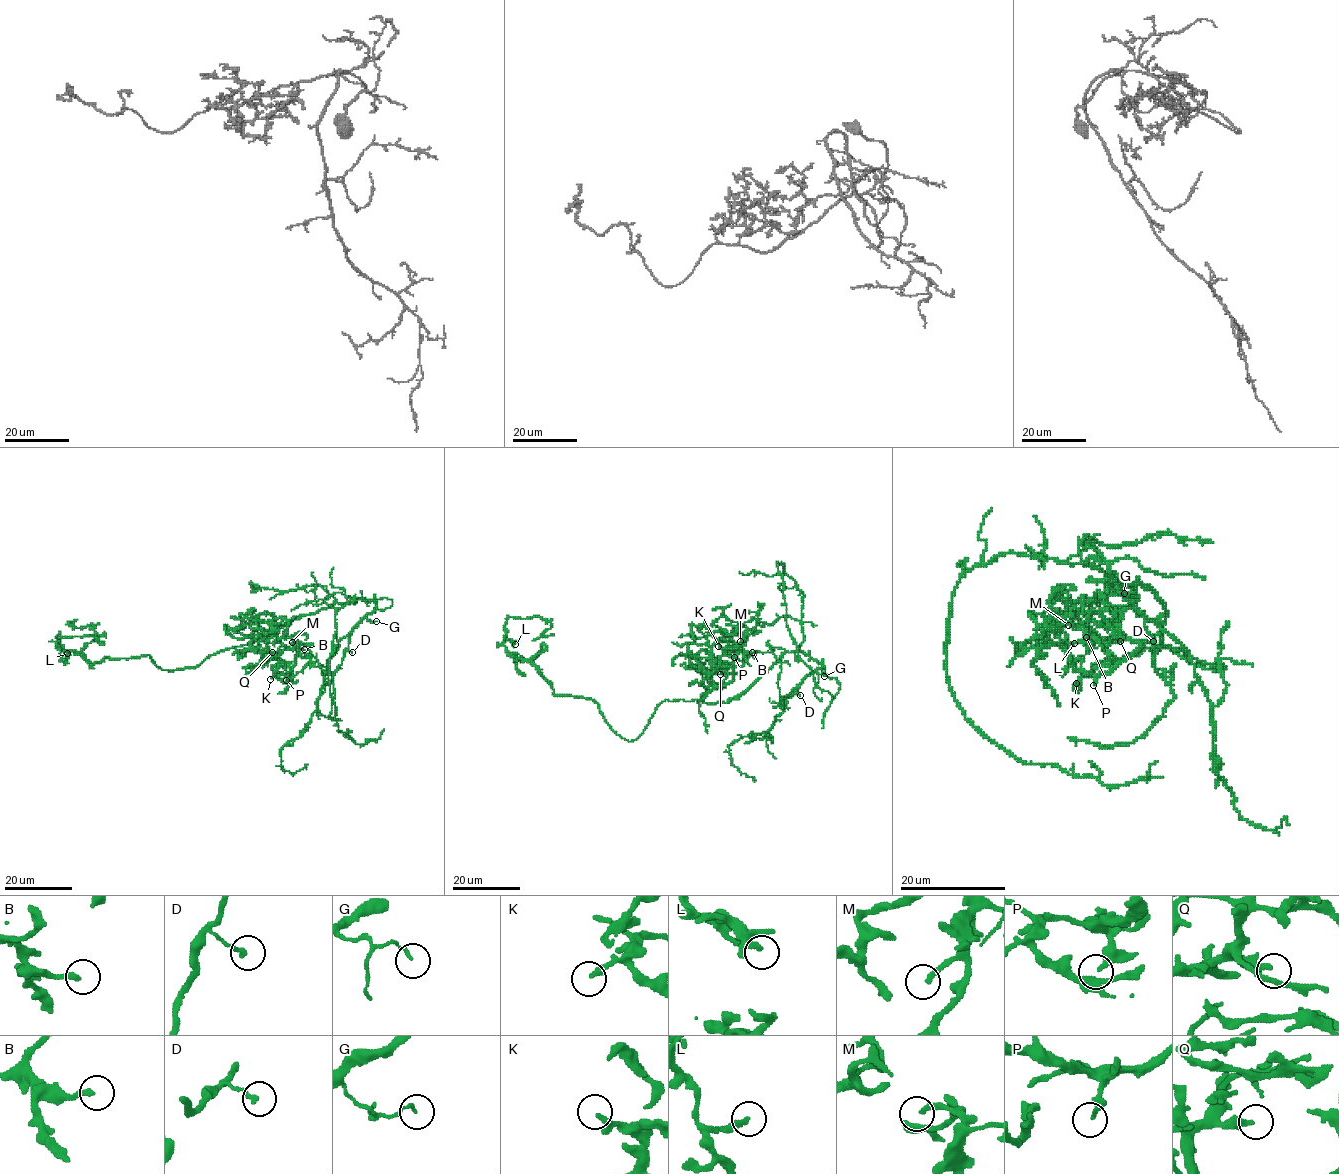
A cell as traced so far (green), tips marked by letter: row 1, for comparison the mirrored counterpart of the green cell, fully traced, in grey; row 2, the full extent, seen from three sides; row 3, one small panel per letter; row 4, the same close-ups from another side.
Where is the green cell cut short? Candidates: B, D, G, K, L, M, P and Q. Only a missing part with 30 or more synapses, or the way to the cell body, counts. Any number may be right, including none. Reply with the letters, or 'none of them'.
none of them

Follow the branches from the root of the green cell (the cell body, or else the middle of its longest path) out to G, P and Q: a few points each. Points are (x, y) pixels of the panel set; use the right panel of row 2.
G: (1158, 598), (1140, 584), (1118, 580), (1113, 575), (1083, 564), (1088, 559), (1103, 560), (1120, 594), (1124, 593)
P: (1158, 598), (1166, 610), (1166, 621), (1161, 630), (1129, 658), (1100, 673), (1093, 685)
Q: (1158, 598), (1166, 610), (1166, 621), (1161, 630), (1142, 643), (1121, 638), (1120, 641)

